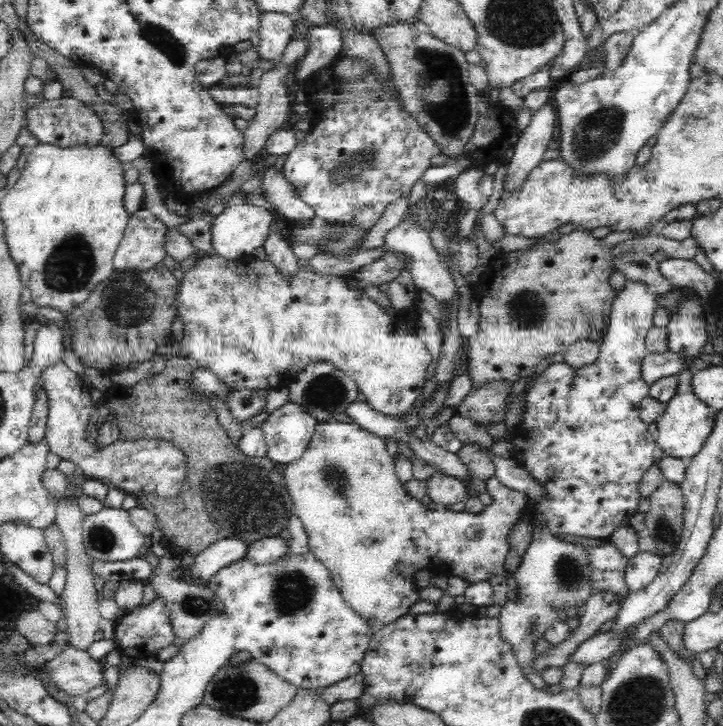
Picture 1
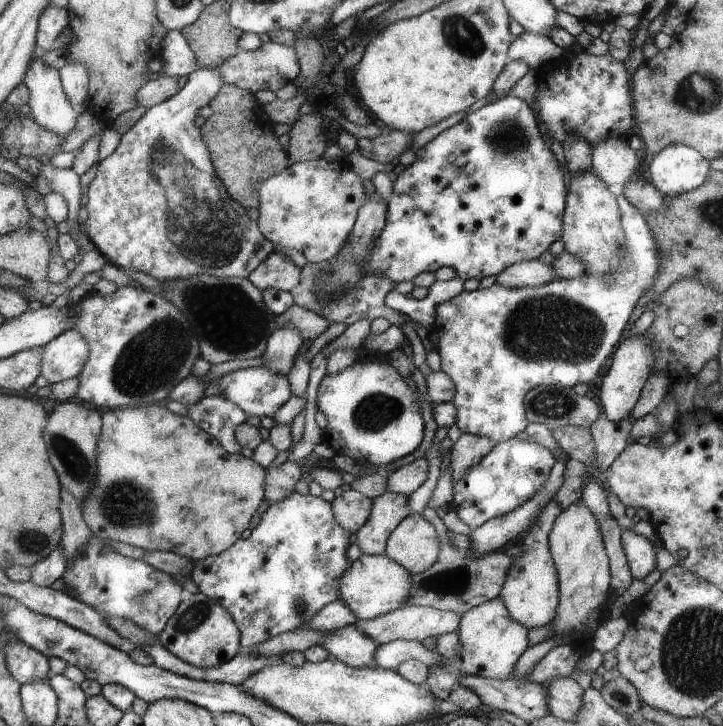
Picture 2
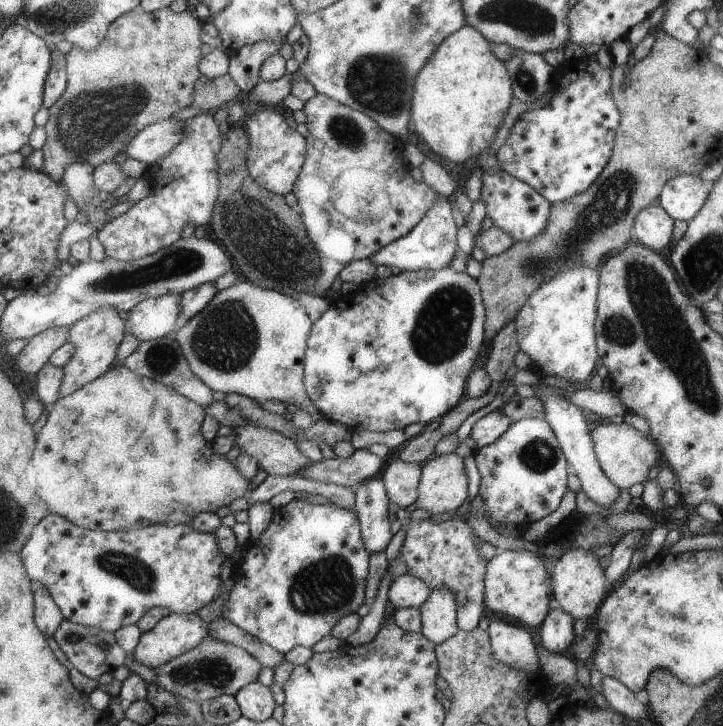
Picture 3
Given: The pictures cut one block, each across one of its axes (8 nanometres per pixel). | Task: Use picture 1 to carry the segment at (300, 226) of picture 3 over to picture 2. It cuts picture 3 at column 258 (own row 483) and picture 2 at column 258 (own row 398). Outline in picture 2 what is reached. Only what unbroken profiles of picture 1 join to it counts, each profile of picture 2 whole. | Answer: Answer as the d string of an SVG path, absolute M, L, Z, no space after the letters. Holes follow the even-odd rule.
M225 82L207 106L212 115L201 126L201 136L211 153L216 175L234 201L245 209L257 208L260 184L294 162L289 162L286 149L281 147L281 140L273 131L274 122L264 113L261 100L257 100L254 92Z

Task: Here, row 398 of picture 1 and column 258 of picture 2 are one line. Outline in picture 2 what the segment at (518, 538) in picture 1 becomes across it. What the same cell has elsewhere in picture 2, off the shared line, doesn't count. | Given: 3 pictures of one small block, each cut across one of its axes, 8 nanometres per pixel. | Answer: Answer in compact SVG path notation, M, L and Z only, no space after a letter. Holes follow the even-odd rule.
M292 492L291 495L285 496L283 500L269 504L265 512L262 513L257 526L255 526L247 536L236 540L231 547L221 551L219 555L209 555L204 559L192 561L192 571L188 574L188 577L193 580L199 593L216 601L217 604L223 606L223 608L232 616L232 619L237 624L237 628L240 632L240 647L255 647L257 643L271 639L275 635L284 634L293 629L299 629L307 624L308 620L311 619L321 607L324 607L327 603L332 603L338 598L340 576L351 566L351 561L347 560L347 556L345 556L345 550L347 550L347 546L350 544L349 531L341 528L340 524L337 524L335 516L332 513L332 505L332 503L321 499L321 497L314 497L309 495L309 493L301 495L297 492Z

